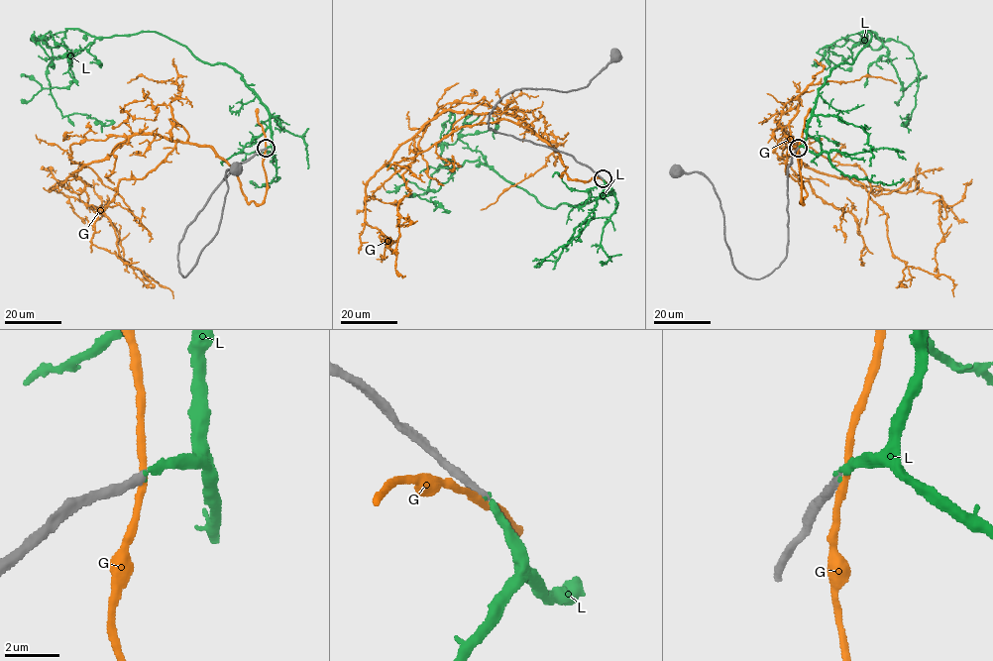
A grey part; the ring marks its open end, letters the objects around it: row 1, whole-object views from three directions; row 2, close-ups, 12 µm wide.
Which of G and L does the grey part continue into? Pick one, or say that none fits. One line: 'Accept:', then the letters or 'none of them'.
Accept: L

